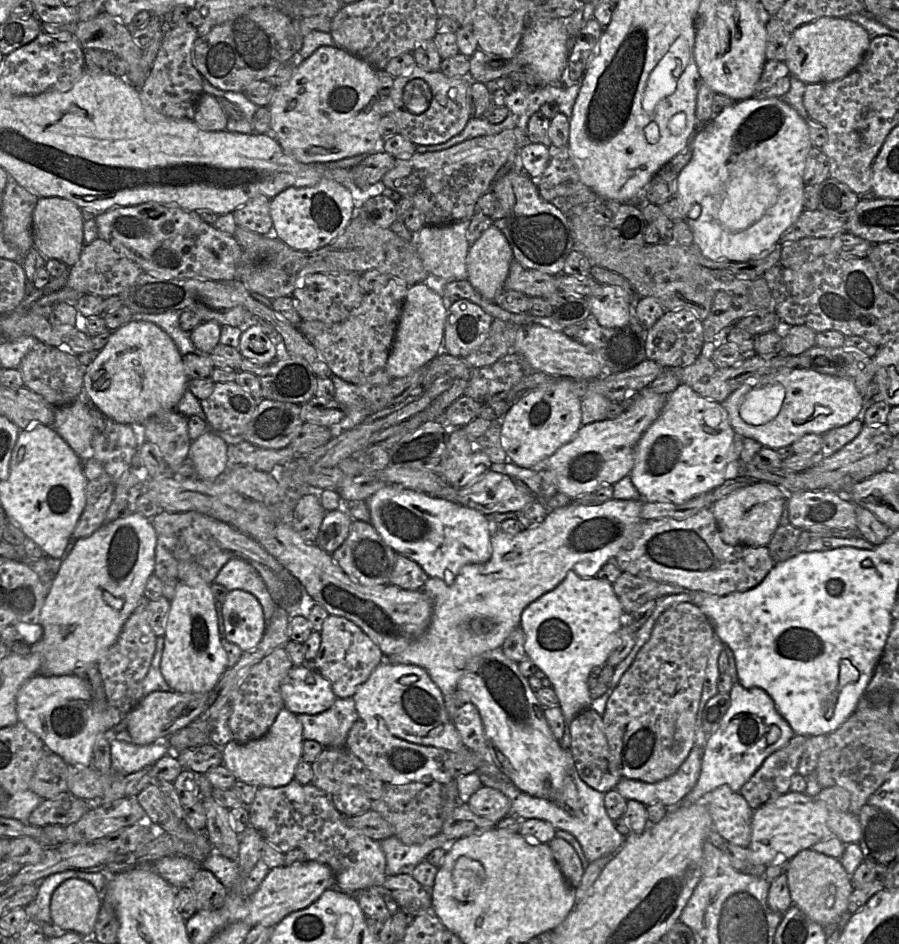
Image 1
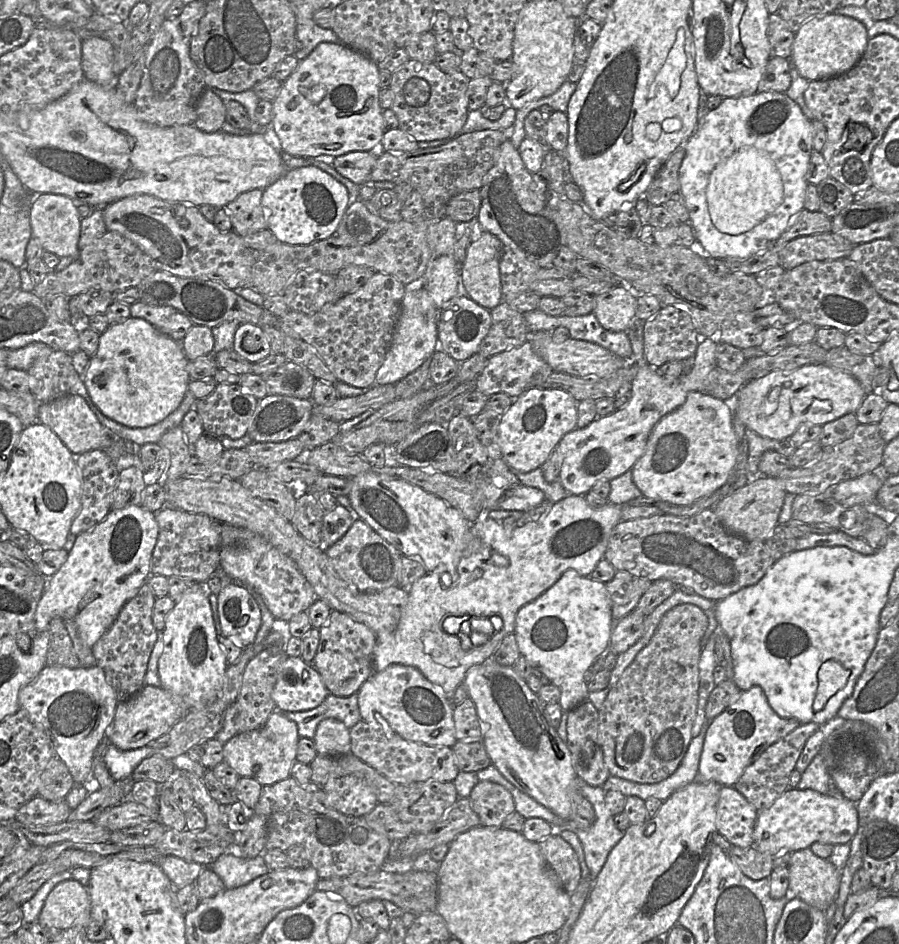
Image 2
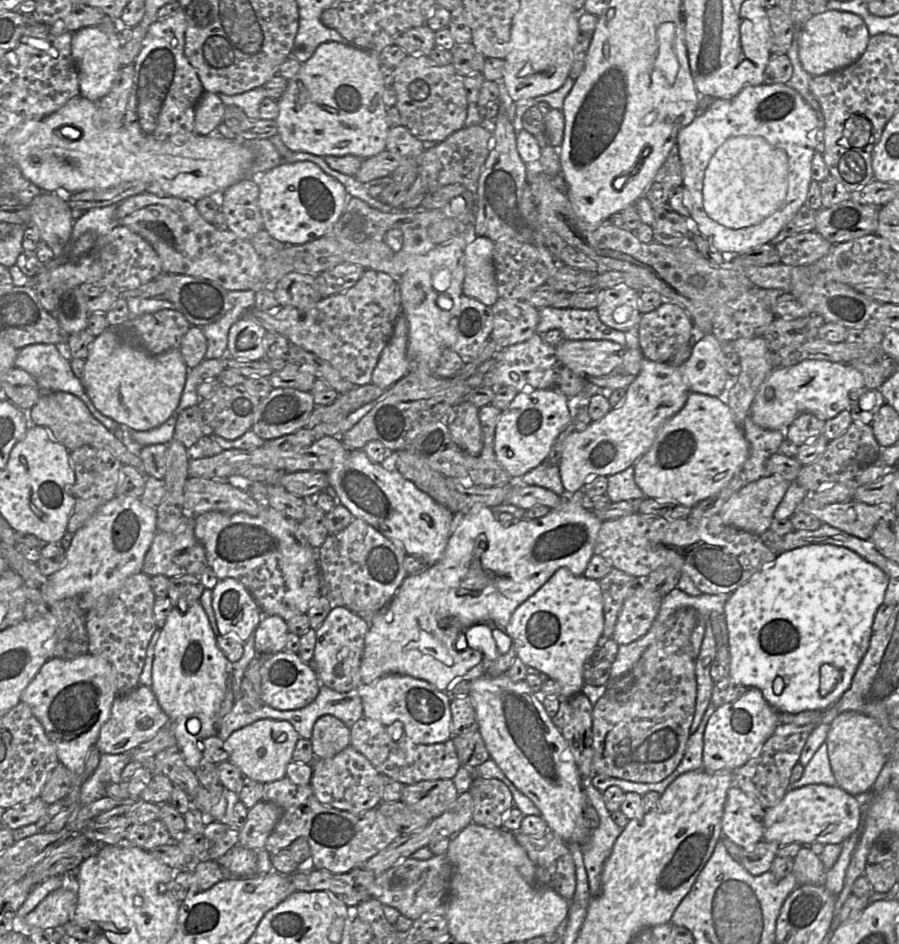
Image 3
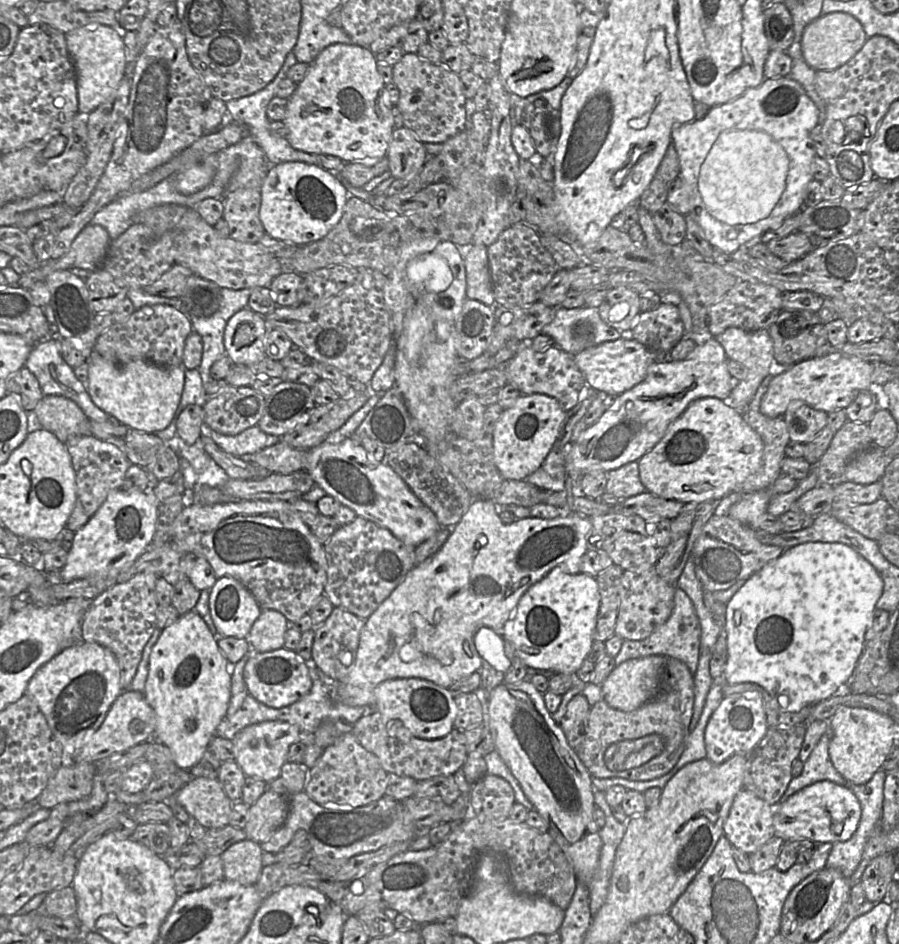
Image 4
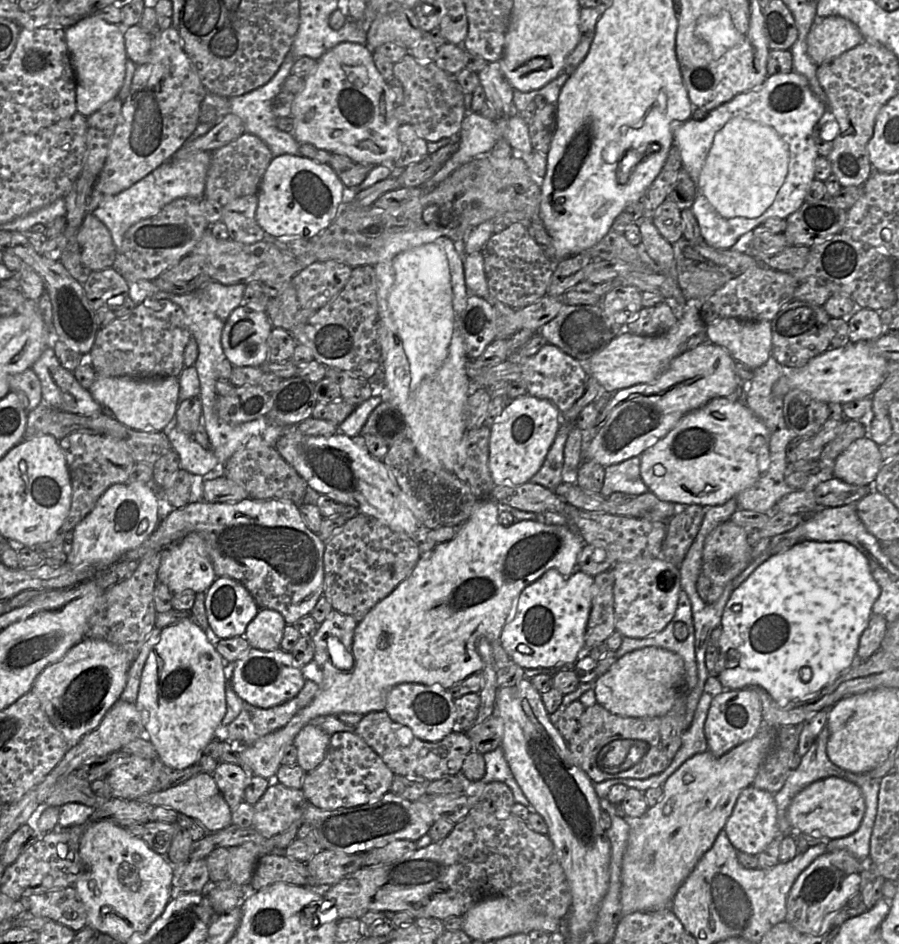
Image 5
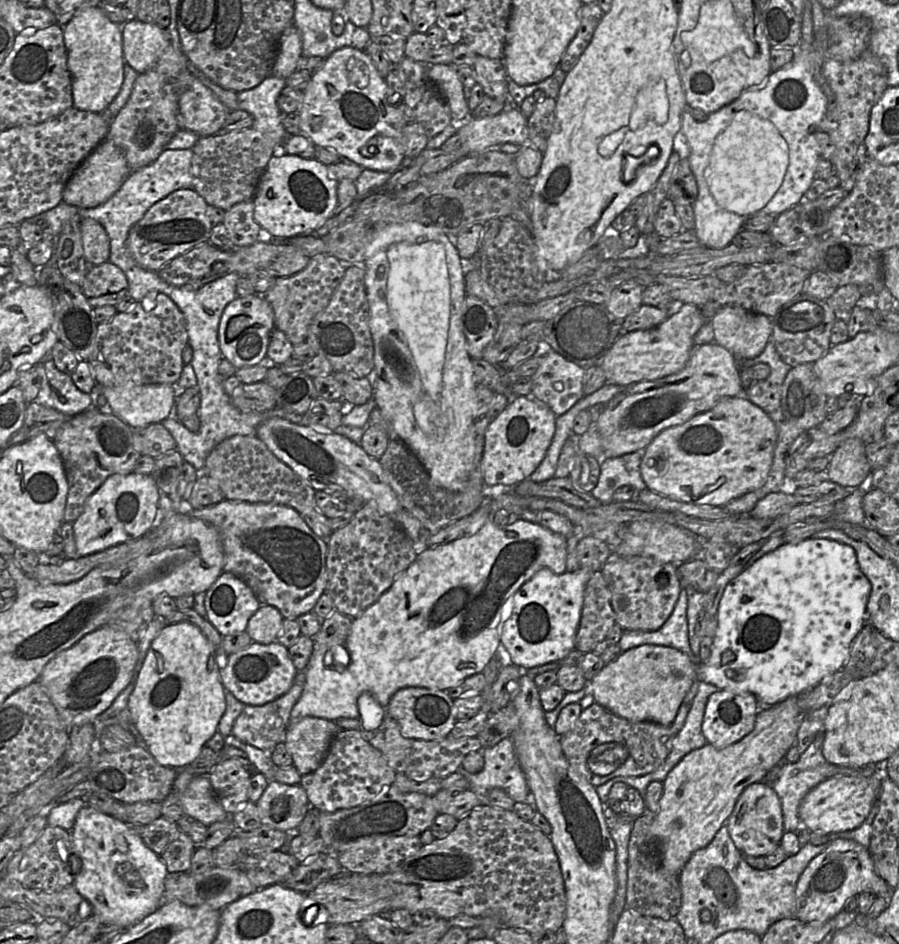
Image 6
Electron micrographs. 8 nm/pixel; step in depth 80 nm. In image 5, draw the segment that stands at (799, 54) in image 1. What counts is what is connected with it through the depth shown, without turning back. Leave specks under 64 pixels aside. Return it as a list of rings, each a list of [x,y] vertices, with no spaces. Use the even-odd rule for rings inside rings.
[[[837,15],[816,17],[807,35],[807,52],[815,64],[822,65],[863,41],[861,31],[850,20]]]

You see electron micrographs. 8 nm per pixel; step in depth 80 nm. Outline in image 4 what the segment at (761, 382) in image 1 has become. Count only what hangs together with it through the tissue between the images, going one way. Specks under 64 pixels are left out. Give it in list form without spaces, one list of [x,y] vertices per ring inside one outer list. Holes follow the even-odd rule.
[[[841,354],[802,360],[788,368],[776,370],[776,375],[762,397],[760,411],[768,417],[783,417],[792,400],[802,400],[814,409],[826,413],[845,409],[860,391],[870,388],[872,368],[871,362]]]

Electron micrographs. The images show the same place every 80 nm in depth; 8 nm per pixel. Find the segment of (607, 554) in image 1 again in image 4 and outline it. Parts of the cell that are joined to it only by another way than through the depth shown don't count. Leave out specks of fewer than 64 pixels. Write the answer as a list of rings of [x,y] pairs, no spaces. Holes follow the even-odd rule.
[[[475,499],[462,519],[451,529],[451,534],[443,546],[426,562],[416,565],[407,573],[401,583],[386,598],[378,608],[364,621],[364,626],[360,633],[358,649],[355,660],[351,665],[350,672],[338,684],[338,696],[340,701],[353,707],[373,707],[375,704],[374,690],[381,682],[399,678],[420,678],[431,681],[444,688],[449,688],[461,679],[467,678],[475,672],[479,672],[482,667],[482,658],[477,652],[474,637],[482,627],[487,627],[496,632],[502,630],[505,623],[514,614],[517,604],[523,594],[535,583],[545,577],[554,567],[565,568],[571,575],[580,573],[581,559],[587,548],[587,540],[592,530],[589,517],[571,514],[566,517],[559,516],[554,519],[524,518],[515,521],[510,525],[504,525],[496,512],[496,505],[491,500]]]

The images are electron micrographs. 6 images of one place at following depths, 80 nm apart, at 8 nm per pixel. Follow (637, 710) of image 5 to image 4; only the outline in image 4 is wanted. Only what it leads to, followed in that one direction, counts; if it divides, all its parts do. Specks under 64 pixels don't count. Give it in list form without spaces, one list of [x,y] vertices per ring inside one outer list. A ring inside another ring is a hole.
[[[647,656],[616,666],[601,684],[602,700],[616,710],[636,710],[654,694],[664,662],[664,657]]]

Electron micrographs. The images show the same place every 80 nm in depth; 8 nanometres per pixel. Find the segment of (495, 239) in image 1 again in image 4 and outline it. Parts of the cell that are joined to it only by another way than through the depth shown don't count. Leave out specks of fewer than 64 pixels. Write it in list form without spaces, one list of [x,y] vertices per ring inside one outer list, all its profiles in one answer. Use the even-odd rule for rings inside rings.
[[[470,244],[470,250],[463,258],[466,272],[466,297],[480,301],[487,306],[495,301],[487,246]]]

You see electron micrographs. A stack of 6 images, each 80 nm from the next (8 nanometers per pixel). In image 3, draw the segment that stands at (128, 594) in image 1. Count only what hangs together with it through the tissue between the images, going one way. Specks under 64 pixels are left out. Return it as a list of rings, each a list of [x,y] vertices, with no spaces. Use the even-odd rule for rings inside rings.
[[[115,496],[100,507],[86,524],[74,533],[63,566],[48,577],[56,599],[75,599],[80,608],[87,612],[97,604],[99,598],[109,596],[125,579],[141,572],[145,555],[157,532],[156,519],[156,508],[146,505],[137,497]]]

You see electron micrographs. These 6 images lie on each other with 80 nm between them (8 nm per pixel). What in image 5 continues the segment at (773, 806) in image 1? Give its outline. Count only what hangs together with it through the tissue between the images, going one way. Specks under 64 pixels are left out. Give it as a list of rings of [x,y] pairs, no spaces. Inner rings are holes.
[[[828,777],[801,790],[788,807],[788,818],[794,833],[836,839],[848,836],[859,828],[865,813],[860,788],[845,779]]]

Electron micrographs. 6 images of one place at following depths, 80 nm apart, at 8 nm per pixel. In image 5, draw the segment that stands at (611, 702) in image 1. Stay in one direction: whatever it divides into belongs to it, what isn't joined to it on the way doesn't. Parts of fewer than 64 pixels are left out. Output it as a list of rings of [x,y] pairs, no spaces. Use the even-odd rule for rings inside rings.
[[[683,692],[672,710],[661,717],[621,717],[596,703],[584,710],[577,731],[567,744],[575,763],[593,783],[615,778],[647,779],[671,764],[686,729]]]

